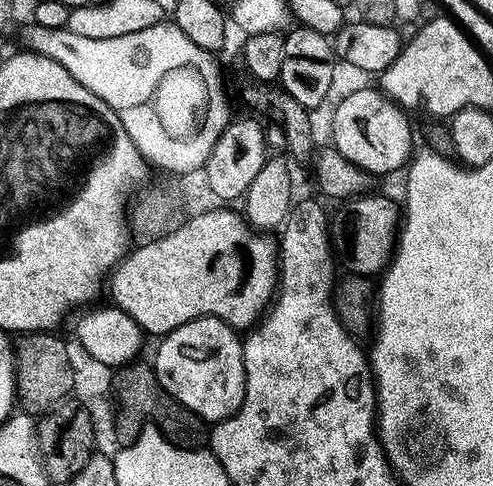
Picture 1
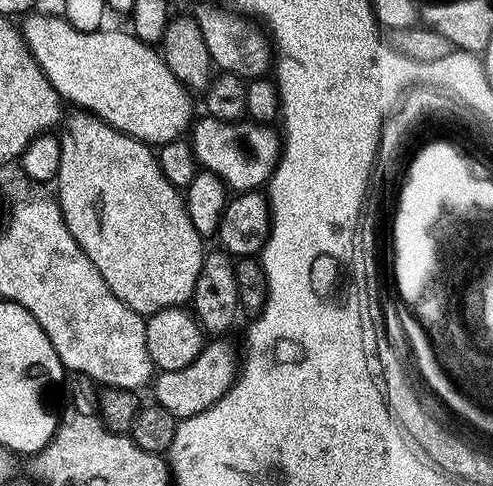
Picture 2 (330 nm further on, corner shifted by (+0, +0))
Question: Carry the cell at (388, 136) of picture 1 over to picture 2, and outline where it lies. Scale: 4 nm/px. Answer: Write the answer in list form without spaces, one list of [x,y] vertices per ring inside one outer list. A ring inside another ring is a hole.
[[[205,115],[203,119],[197,119],[190,128],[191,149],[197,165],[219,176],[233,193],[263,189],[280,162],[281,133],[277,129],[275,132],[275,127],[255,122],[224,124],[209,115]]]

